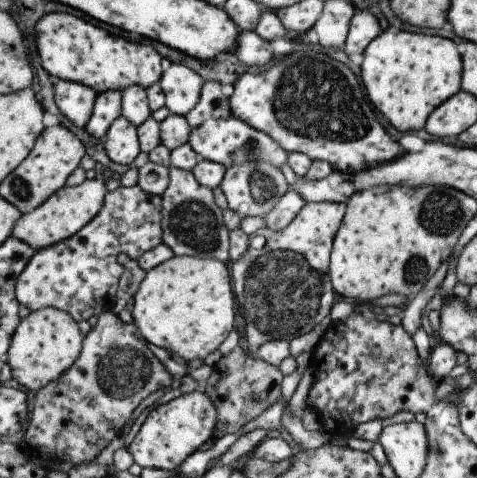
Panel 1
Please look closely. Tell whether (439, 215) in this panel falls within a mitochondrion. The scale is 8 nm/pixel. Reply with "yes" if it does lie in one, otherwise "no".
yes

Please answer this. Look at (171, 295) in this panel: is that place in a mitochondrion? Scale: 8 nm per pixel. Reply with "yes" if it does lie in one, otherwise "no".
no

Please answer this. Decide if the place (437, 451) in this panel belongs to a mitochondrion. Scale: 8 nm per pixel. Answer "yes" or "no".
yes

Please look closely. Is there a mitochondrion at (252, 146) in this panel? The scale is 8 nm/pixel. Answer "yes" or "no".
yes

